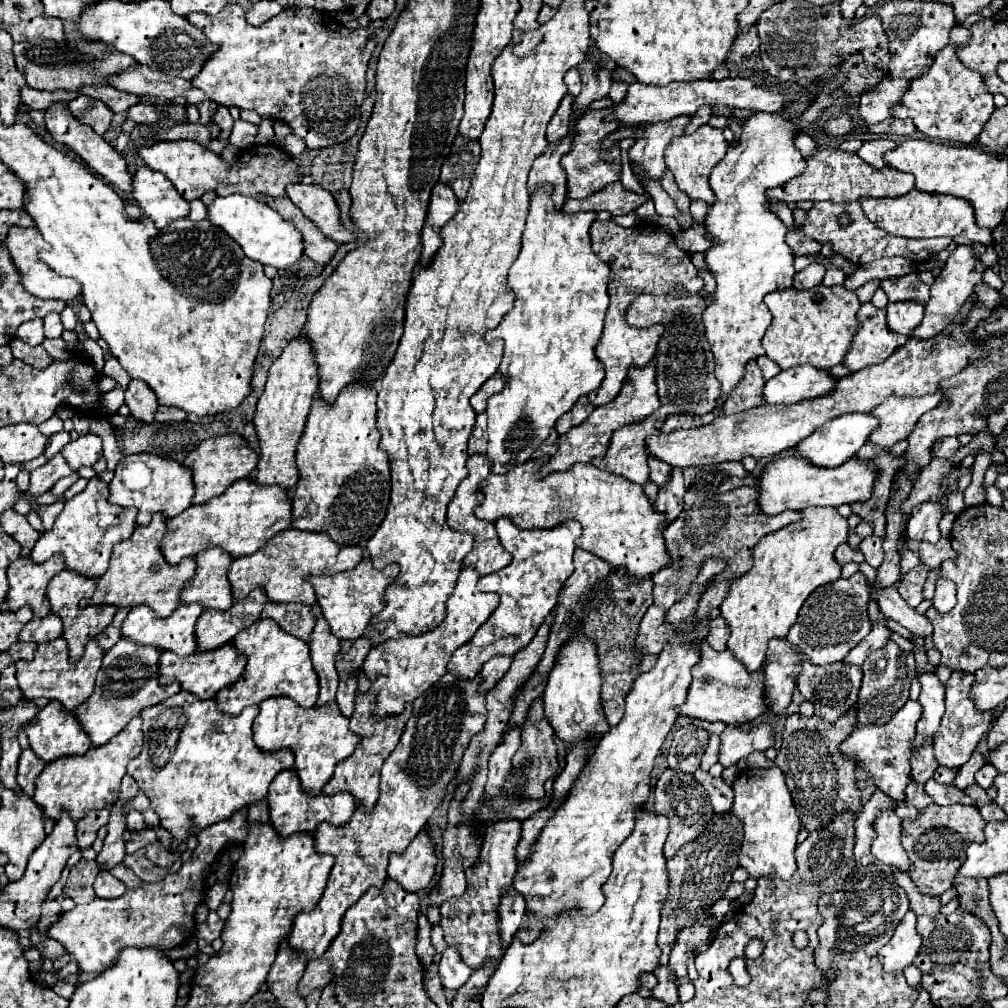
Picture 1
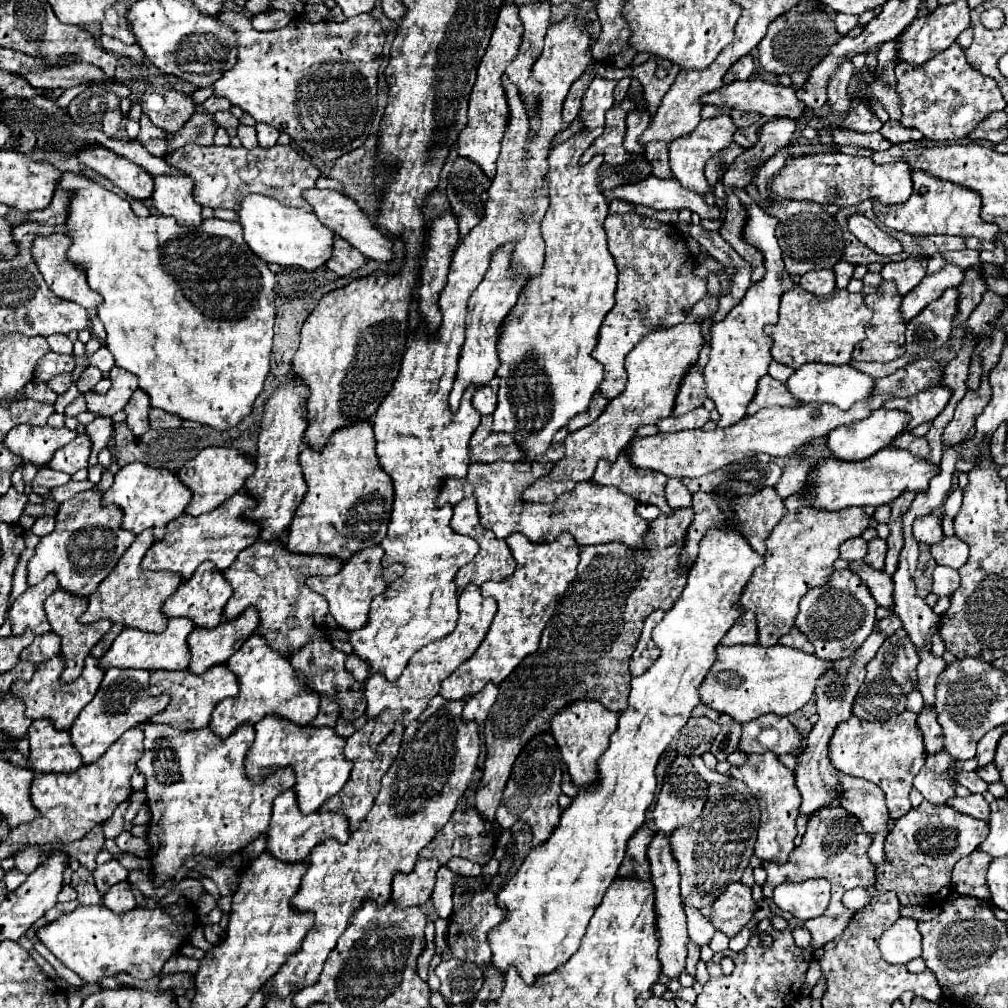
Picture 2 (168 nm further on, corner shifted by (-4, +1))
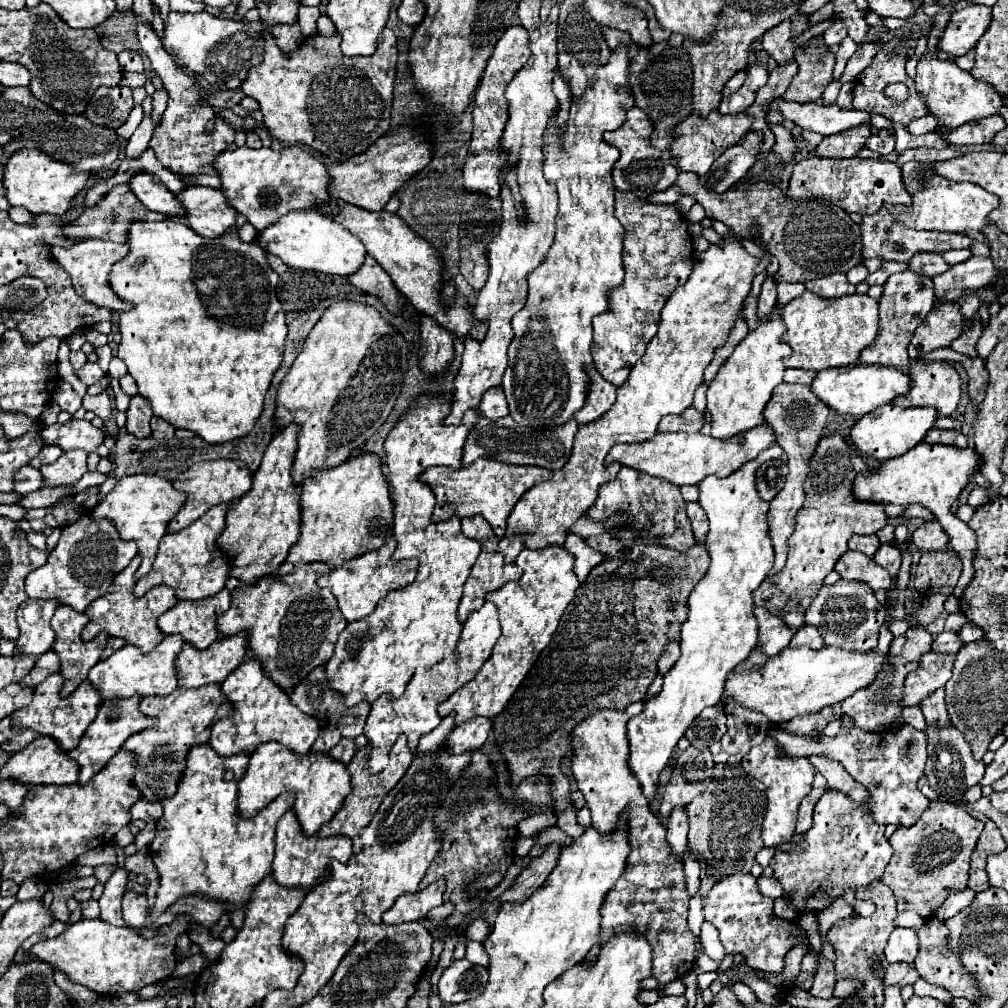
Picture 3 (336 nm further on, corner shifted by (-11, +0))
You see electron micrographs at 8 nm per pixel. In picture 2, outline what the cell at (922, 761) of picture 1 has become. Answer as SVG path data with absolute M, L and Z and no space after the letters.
M922 706L918 714L918 728L924 734L924 746L928 754L934 754L936 750L942 750L942 728L936 720L936 710L932 706Z

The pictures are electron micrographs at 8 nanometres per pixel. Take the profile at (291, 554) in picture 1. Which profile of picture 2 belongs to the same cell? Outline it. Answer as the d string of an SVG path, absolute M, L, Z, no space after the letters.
M258 540L242 550L234 564L224 570L224 578L234 590L232 598L224 606L224 618L234 620L246 608L254 606L260 614L258 634L272 650L282 654L282 658L290 658L306 646L310 638L326 638L328 602L324 596L306 586L306 578L318 574L332 576L340 572L340 568L342 562L334 562L334 558L298 558L298 554L290 554L280 540Z

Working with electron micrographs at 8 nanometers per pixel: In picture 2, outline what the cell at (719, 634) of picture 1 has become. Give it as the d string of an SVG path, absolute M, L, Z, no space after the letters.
M746 612L738 624L730 628L722 644L726 646L736 646L736 644L756 644L758 642L758 626L754 612Z

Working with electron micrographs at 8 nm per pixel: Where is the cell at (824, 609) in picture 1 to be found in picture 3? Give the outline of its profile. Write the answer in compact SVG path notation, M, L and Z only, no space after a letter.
M839 579L833 585L823 585L815 601L805 613L805 623L817 627L825 645L837 645L847 651L867 653L877 647L879 627L885 621L887 609L875 599L875 593L869 585L861 581L845 581Z

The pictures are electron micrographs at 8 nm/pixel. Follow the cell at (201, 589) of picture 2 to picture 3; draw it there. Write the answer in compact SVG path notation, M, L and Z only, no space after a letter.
M221 589L217 595L201 601L179 601L173 609L159 617L159 629L165 635L179 633L197 649L207 649L217 637L217 617L231 605L229 589Z

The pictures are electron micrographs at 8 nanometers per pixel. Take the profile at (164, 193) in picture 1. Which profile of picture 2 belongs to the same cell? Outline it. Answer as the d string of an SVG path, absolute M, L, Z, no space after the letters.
M190 176L154 178L154 208L164 216L174 216L180 226L200 226L202 206L194 202L194 180Z

